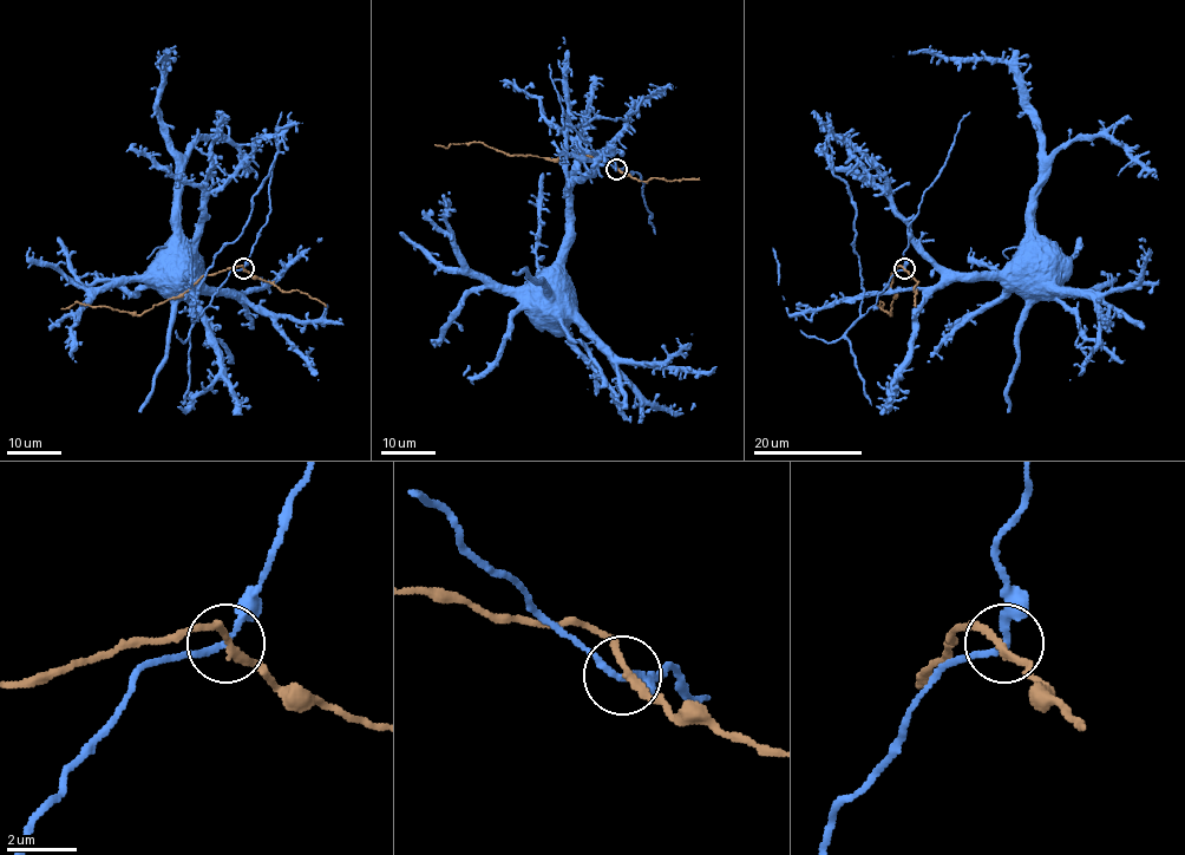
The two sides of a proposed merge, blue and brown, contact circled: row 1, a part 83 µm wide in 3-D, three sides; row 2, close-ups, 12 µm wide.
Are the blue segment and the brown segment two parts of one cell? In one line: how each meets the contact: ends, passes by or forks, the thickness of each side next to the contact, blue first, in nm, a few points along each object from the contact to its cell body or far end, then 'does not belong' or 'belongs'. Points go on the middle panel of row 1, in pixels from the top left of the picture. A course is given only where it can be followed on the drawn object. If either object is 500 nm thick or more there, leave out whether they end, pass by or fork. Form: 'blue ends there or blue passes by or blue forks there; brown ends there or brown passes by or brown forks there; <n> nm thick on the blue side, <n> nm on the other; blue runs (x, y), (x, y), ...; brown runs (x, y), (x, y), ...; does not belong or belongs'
blue passes by; brown passes by; 170 nm thick on the blue side, 200 nm on the other; blue runs (616, 169), (568, 124), (565, 253), (564, 276), (561, 280), (564, 293); brown runs (616, 169), (614, 162), (580, 156), (562, 154), (556, 160), (505, 154), (480, 142), (434, 144); does not belong

